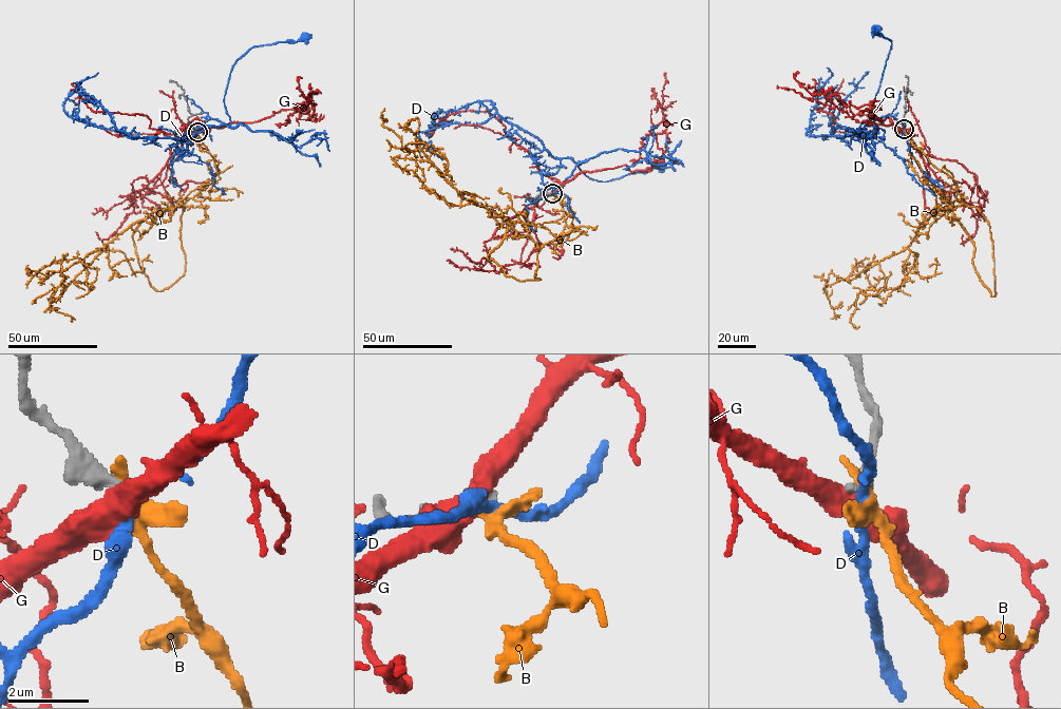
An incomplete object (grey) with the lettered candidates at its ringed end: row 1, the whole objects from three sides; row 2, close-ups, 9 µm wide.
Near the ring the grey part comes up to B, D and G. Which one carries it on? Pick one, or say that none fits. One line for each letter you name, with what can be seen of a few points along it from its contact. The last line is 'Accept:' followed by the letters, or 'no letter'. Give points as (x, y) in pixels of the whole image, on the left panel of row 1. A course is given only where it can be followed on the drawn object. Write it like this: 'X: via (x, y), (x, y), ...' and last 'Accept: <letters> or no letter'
Accept: no letter

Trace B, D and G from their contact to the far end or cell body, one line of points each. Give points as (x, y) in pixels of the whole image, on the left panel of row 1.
B: (196, 131), (218, 170), (181, 206), (153, 211), (129, 226), (69, 284), (55, 288), (51, 307), (71, 319)
D: (197, 132), (210, 118), (230, 125), (224, 97), (234, 62), (253, 46), (296, 42), (304, 36)
G: (196, 132), (258, 121), (282, 109), (307, 112), (302, 106), (311, 98), (285, 125), (276, 123)

